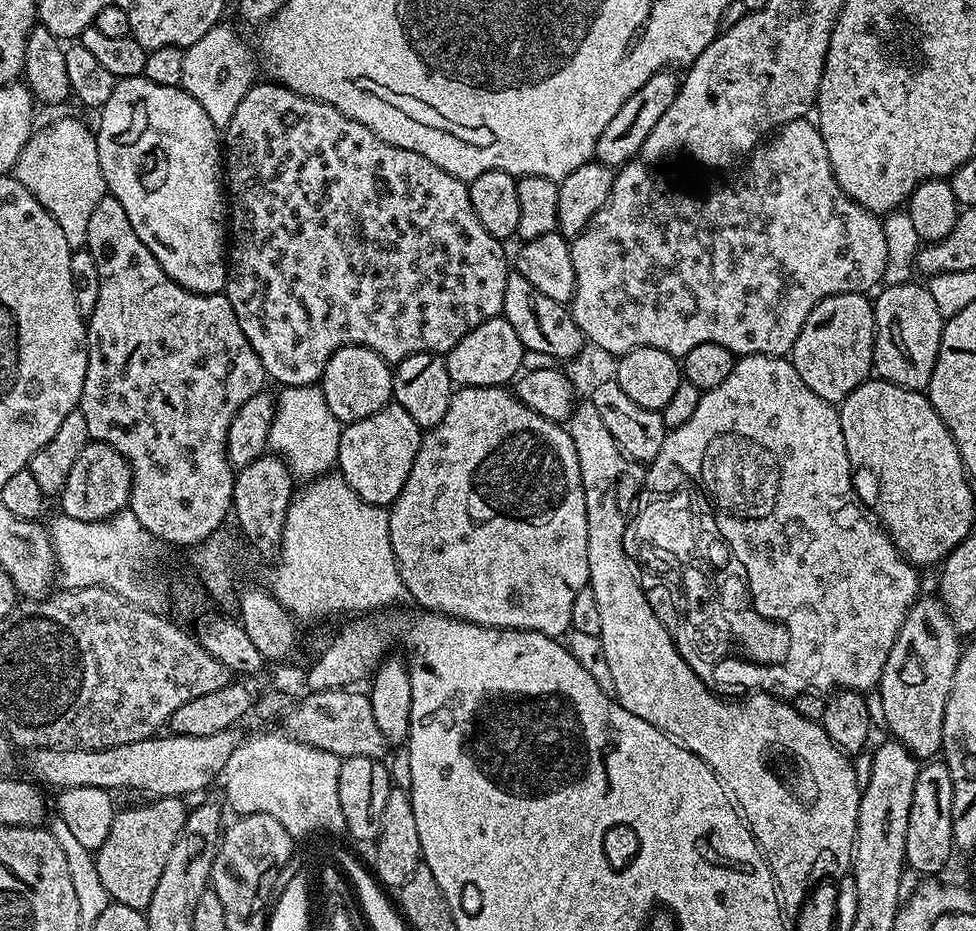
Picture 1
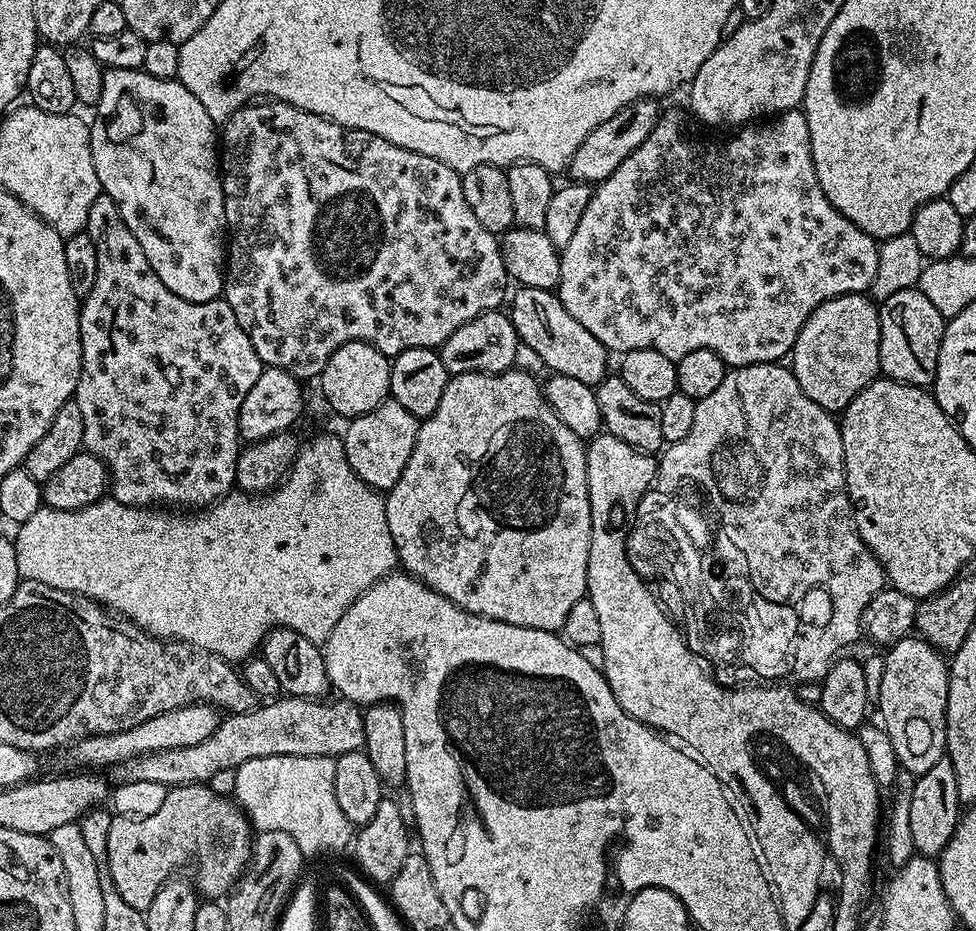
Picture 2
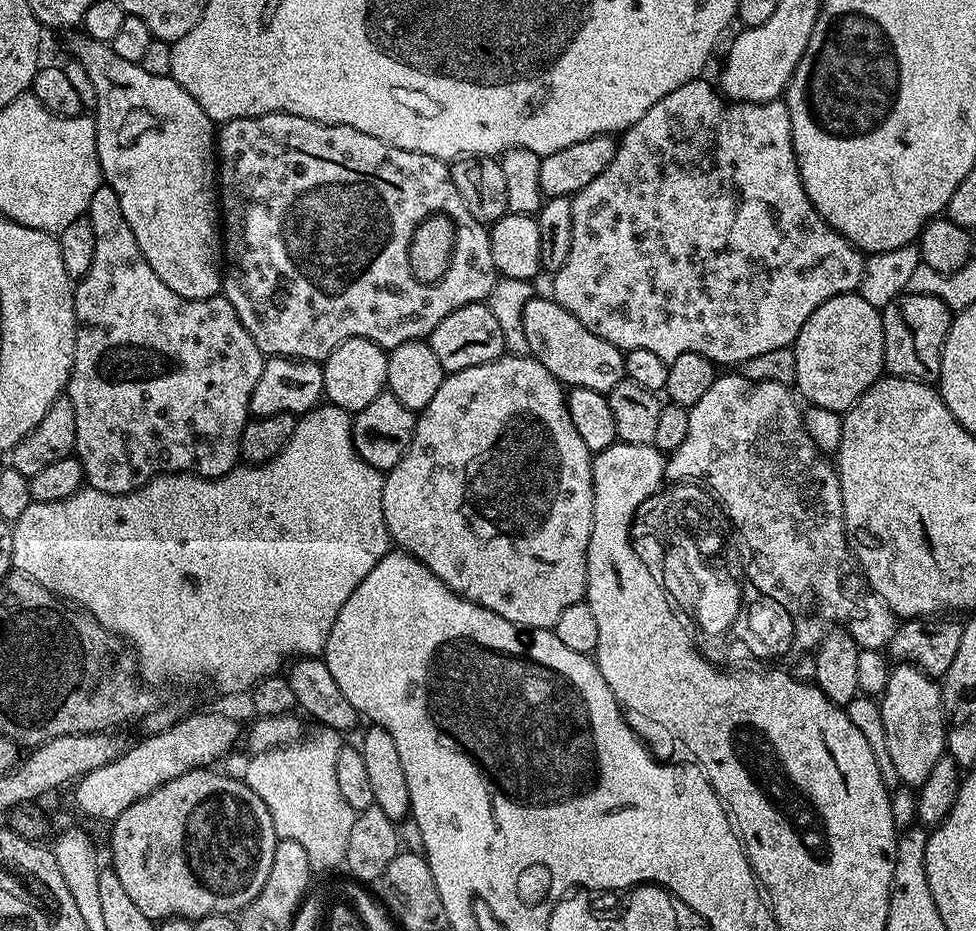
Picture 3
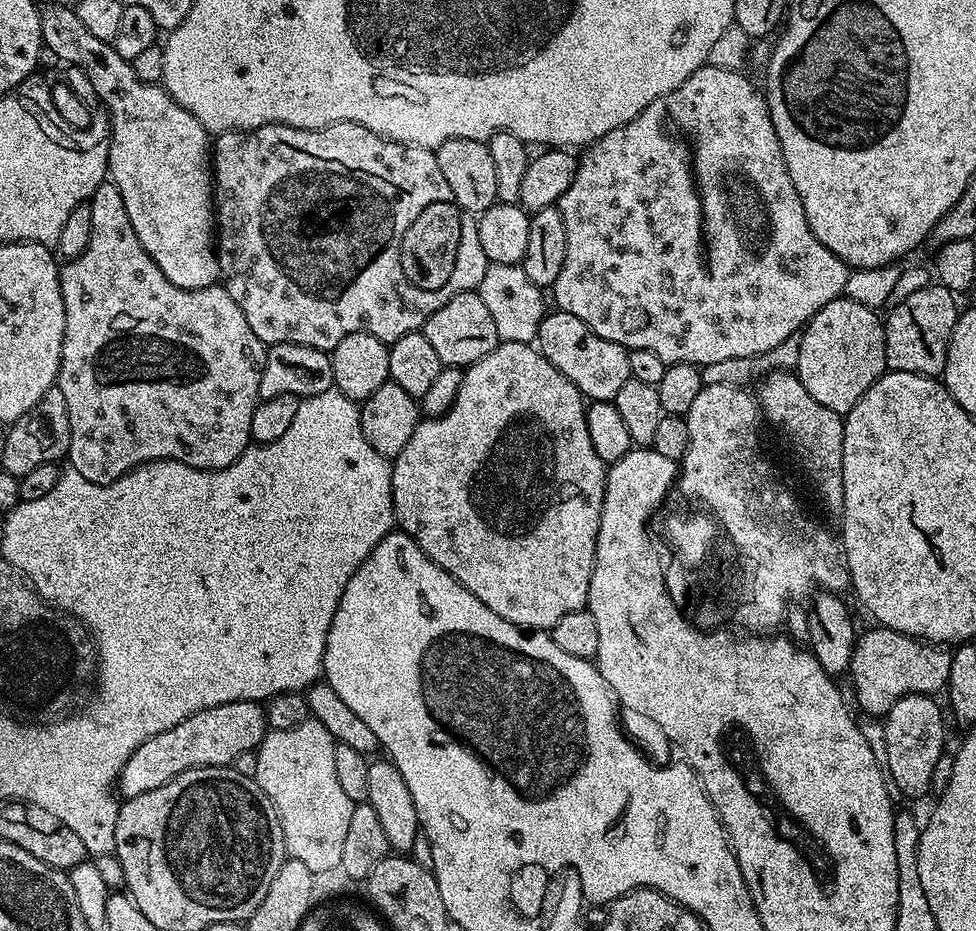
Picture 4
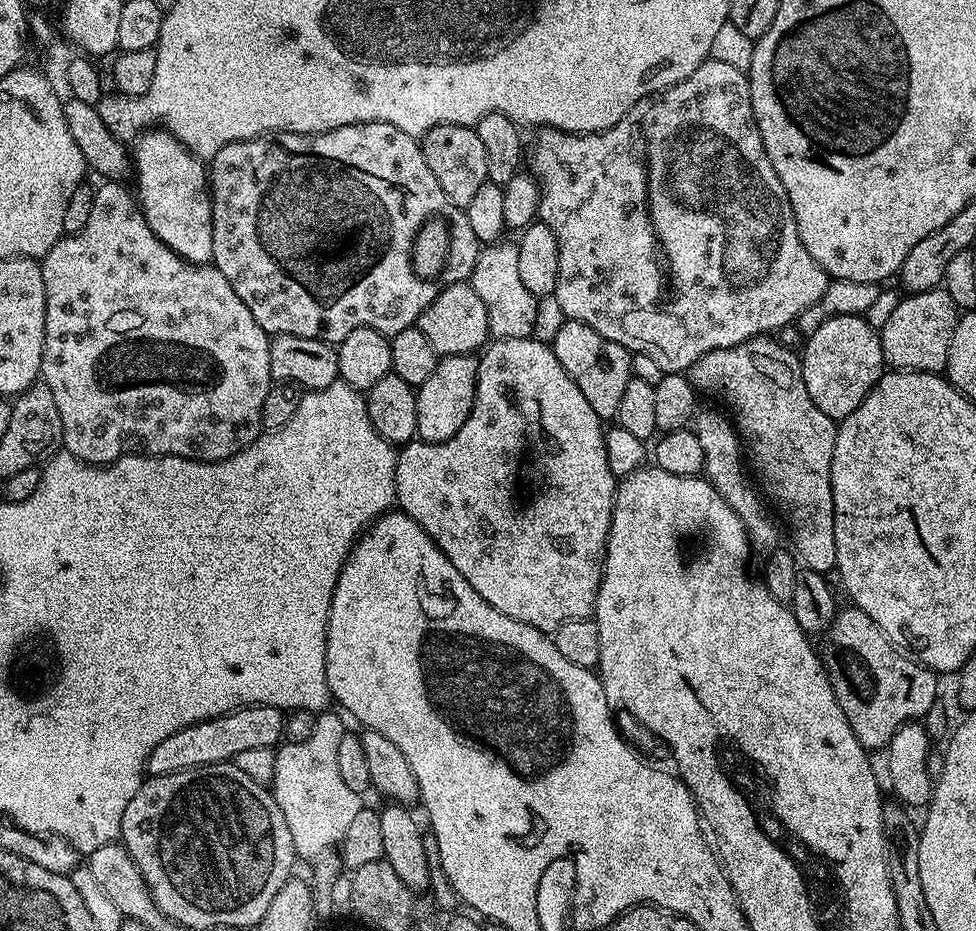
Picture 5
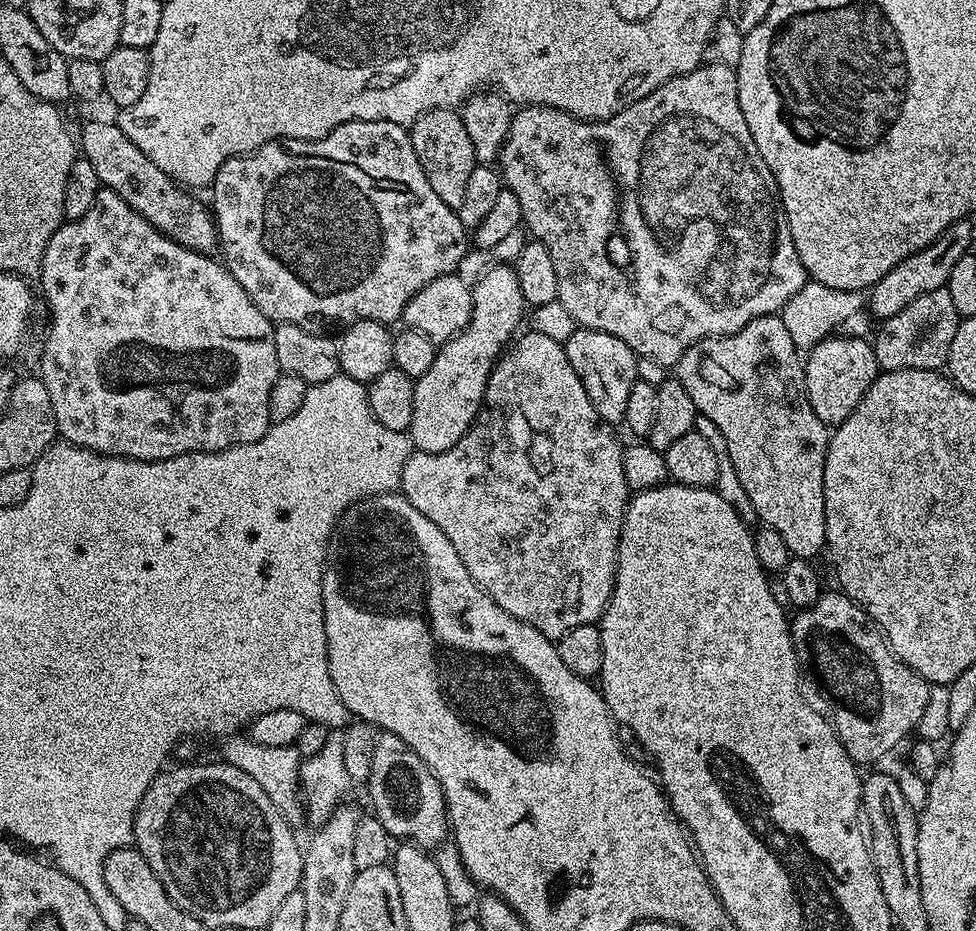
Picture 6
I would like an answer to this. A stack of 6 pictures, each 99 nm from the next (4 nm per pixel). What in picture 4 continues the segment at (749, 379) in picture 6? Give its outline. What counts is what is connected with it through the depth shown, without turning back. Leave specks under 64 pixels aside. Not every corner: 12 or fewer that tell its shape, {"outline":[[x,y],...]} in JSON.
{"outline":[[795,371],[772,372],[760,410],[788,439],[824,508],[844,514],[844,416]]}

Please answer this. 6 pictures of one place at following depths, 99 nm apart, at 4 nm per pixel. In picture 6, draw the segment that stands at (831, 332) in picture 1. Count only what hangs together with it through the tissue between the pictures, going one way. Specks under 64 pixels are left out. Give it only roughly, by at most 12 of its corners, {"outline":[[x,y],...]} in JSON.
{"outline":[[833,334],[807,353],[806,394],[846,422],[877,375],[867,339]]}

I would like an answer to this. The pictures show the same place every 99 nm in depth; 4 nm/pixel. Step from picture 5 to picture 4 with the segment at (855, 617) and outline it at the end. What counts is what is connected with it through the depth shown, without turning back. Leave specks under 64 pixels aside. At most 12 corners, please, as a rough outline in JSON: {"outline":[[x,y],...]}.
{"outline":[[879,626],[856,637],[847,670],[857,709],[948,687],[952,652]]}

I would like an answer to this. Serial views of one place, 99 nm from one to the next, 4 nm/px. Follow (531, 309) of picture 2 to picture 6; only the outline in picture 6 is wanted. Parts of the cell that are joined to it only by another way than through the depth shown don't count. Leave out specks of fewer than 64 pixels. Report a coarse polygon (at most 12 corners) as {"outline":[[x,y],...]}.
{"outline":[[582,327],[564,349],[601,420],[623,425],[636,353]]}

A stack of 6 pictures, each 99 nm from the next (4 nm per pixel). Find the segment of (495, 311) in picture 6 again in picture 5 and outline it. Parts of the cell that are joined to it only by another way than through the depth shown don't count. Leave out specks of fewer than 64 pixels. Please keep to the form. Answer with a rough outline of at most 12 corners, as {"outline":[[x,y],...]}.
{"outline":[[475,355],[446,356],[416,388],[416,436],[441,444],[470,418]]}

